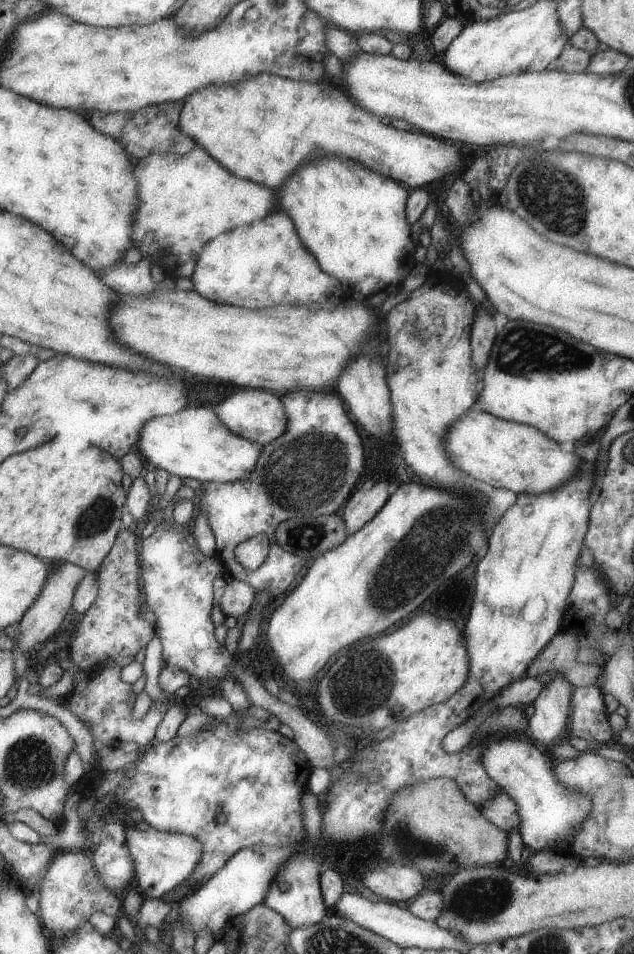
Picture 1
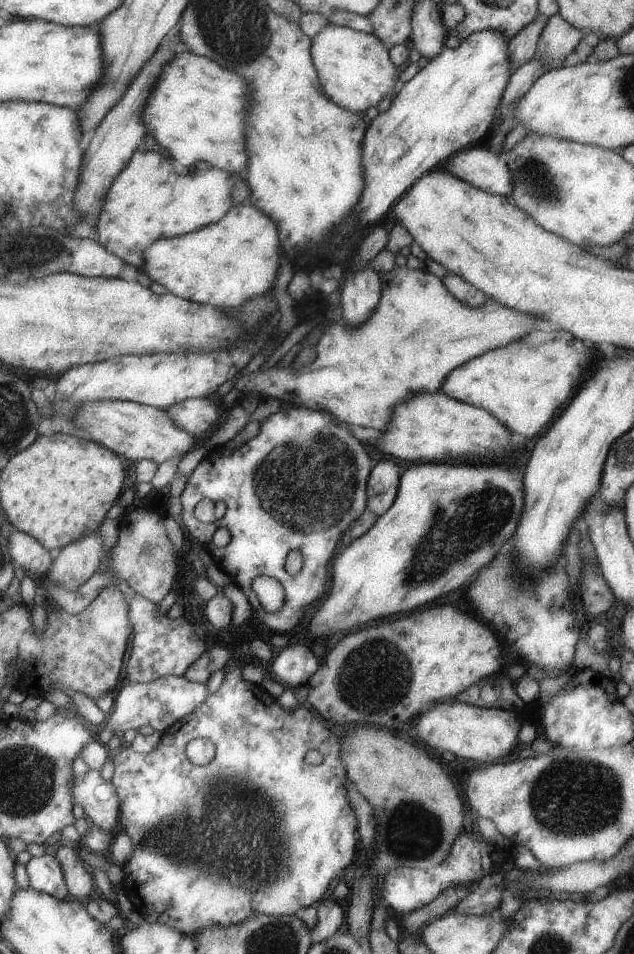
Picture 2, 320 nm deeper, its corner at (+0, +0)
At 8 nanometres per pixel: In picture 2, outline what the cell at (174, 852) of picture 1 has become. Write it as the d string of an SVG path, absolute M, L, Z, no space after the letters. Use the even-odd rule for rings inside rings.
M88 769L82 777L73 776L71 782L72 804L81 806L95 826L114 836L120 828L118 798L113 783L101 778L95 769Z

